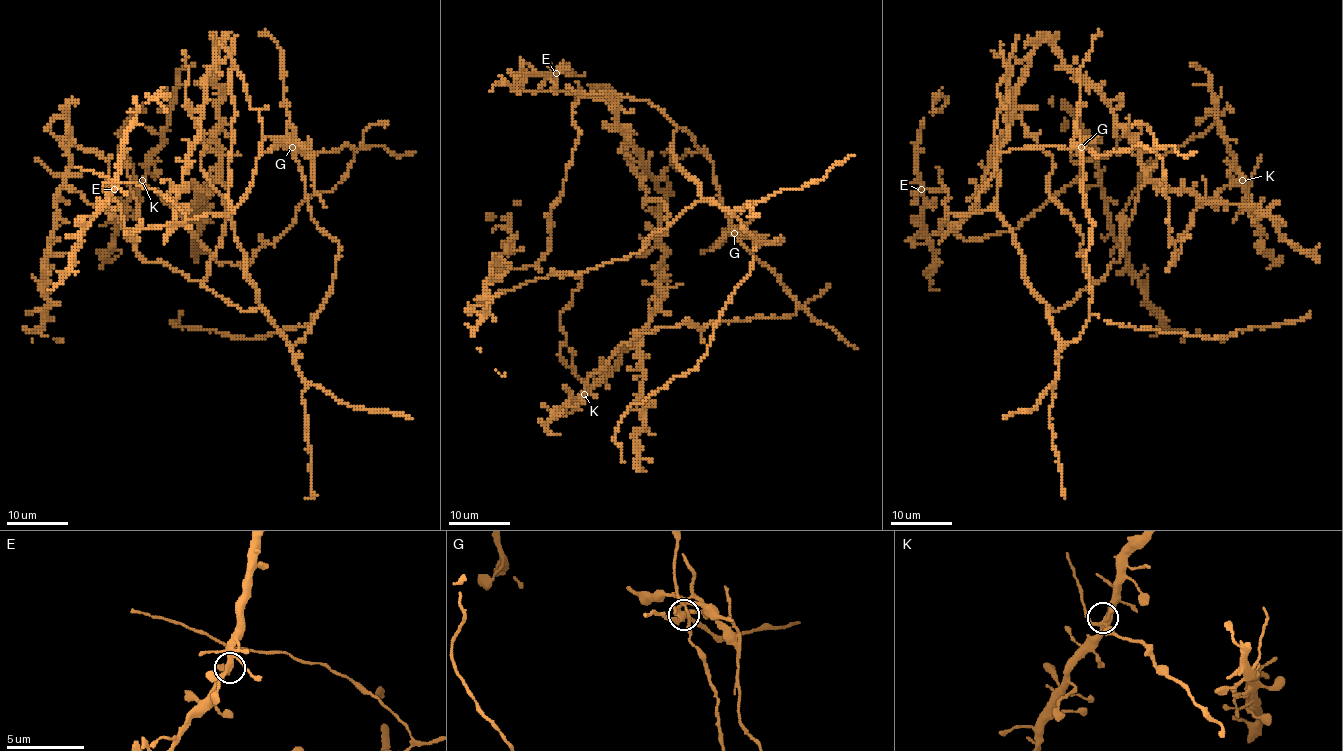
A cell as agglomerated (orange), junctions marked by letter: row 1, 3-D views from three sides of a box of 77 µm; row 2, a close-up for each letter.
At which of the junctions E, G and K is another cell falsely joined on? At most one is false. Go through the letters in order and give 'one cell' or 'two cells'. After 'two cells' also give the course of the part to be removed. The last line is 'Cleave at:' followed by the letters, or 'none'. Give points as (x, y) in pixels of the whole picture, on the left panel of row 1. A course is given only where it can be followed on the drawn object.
E: one cell
G: two cells; course (292, 146), (298, 143), (312, 160), (313, 191), (326, 206)
K: one cell
Cleave at: G

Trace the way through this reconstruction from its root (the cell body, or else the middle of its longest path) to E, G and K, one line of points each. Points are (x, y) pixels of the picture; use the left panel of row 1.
E: (246, 265), (231, 208), (231, 214), (188, 219), (151, 188), (114, 182), (114, 189)
G: (246, 265), (231, 208), (235, 208), (254, 180), (257, 159), (272, 148), (292, 146)
K: (246, 265), (231, 208), (257, 159), (349, 145), (347, 174), (244, 263), (218, 263), (142, 180)

